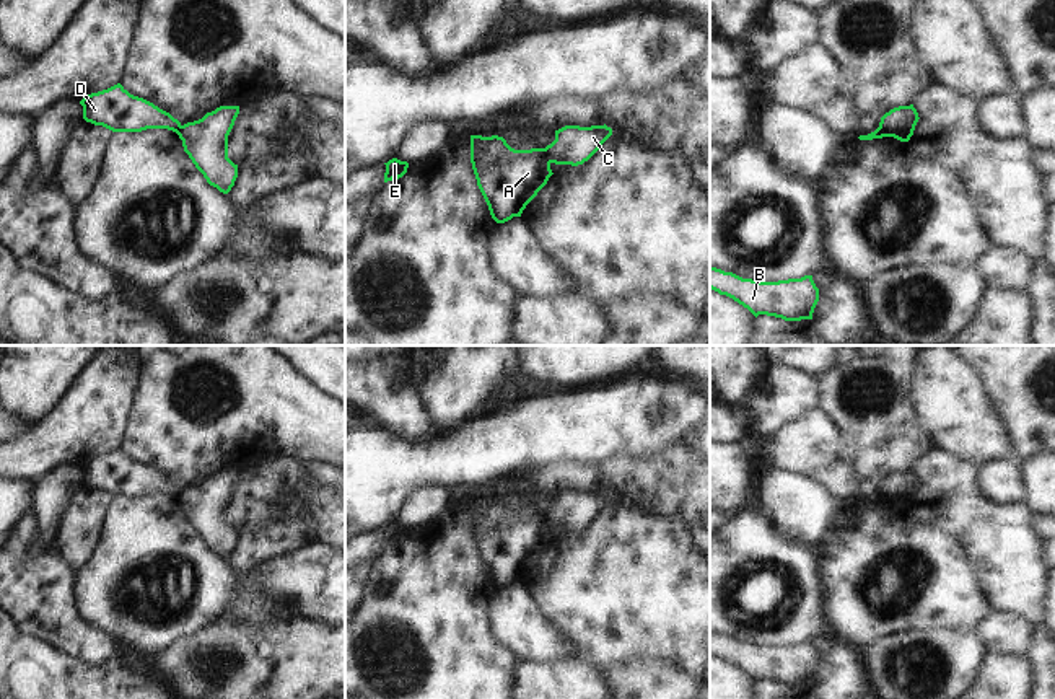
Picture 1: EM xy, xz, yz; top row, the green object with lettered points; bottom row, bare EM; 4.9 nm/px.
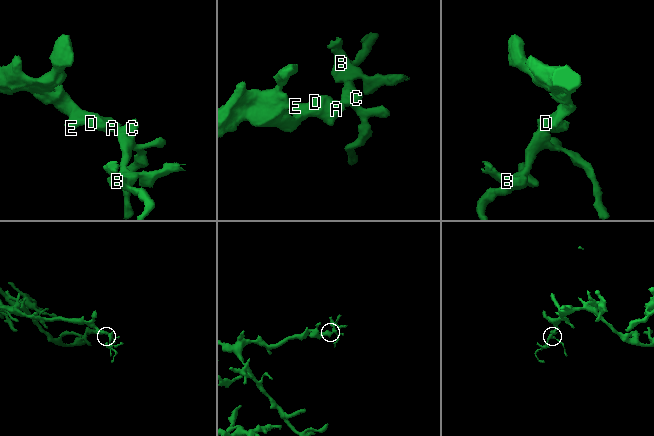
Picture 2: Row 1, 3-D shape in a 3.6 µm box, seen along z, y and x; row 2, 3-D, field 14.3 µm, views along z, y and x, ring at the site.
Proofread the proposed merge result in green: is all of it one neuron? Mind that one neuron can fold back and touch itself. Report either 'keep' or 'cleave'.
cleave

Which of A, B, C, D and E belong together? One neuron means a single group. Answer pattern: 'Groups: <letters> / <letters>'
Groups: A D E / B C.

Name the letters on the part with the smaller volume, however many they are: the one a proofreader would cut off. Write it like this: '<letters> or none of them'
B, C

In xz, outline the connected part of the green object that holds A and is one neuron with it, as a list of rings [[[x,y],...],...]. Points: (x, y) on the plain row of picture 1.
[[[471,500],[471,528],[497,588],[521,582],[554,539],[544,513],[514,515],[498,500]]]

